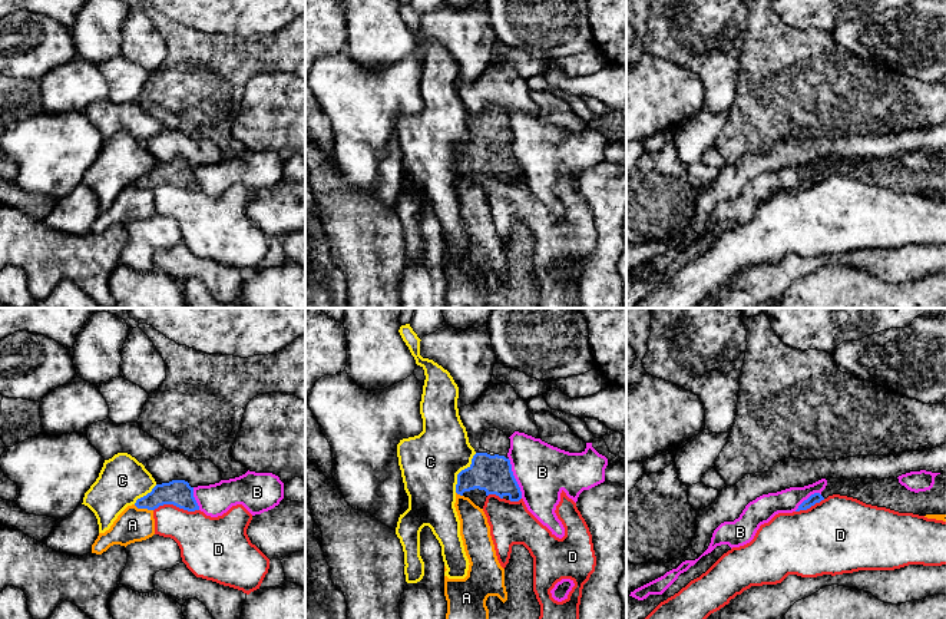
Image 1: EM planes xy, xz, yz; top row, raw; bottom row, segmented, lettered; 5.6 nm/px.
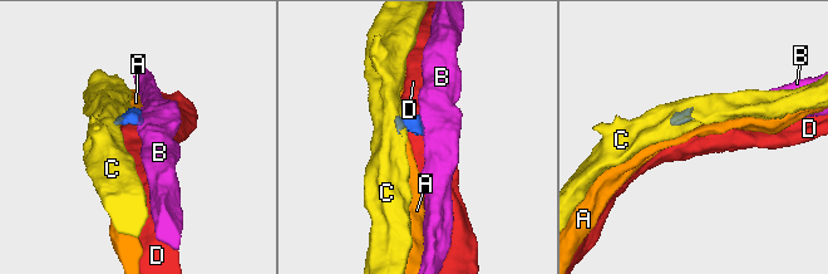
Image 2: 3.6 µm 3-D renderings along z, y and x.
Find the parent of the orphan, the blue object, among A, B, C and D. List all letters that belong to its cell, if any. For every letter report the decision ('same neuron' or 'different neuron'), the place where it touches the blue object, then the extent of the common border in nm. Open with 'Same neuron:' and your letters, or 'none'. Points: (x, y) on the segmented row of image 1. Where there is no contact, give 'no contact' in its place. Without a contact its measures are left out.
Same neuron: none
A: different neuron; contact xy (144, 507); length 120 nm
B: different neuron; contact xz (515, 479); length 240 nm
C: different neuron; contact xz (460, 472); length 260 nm
D: different neuron; contact xy (175, 505); length 260 nm

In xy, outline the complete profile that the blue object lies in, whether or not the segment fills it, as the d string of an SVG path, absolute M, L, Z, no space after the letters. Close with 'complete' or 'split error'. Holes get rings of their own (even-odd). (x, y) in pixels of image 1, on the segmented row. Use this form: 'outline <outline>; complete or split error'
outline M172 480L156 484L150 493L136 500L138 509L155 510L163 504L173 504L179 509L195 512L199 506L194 497L194 487L185 480Z; complete

